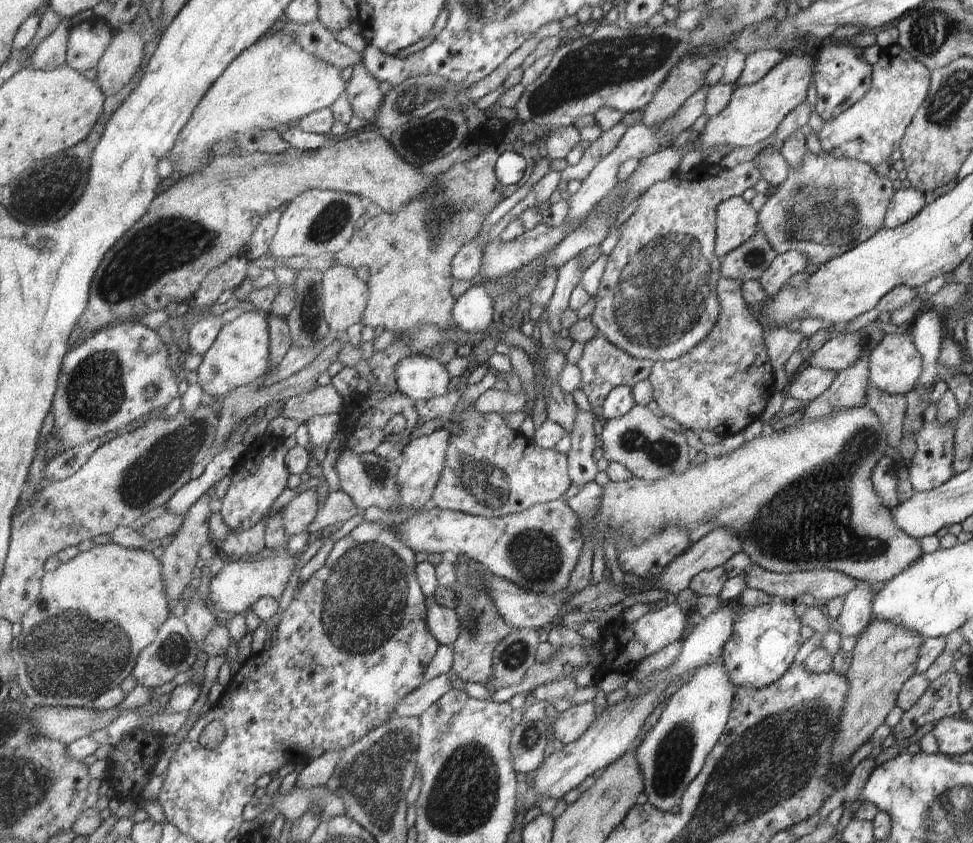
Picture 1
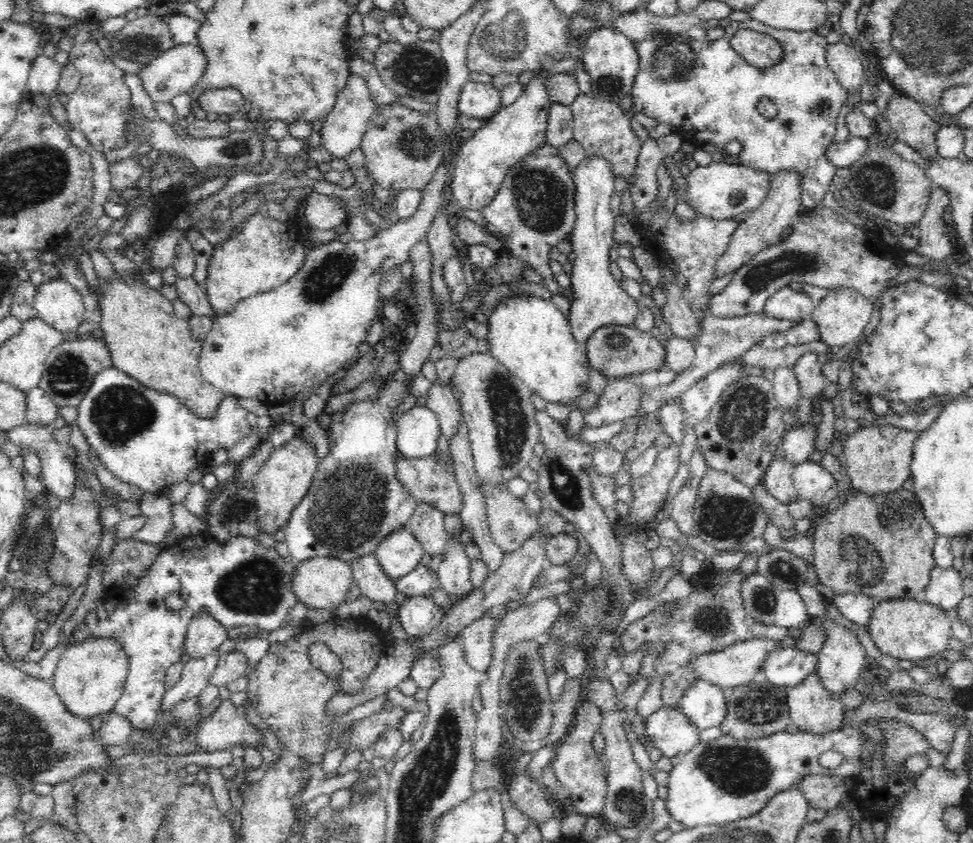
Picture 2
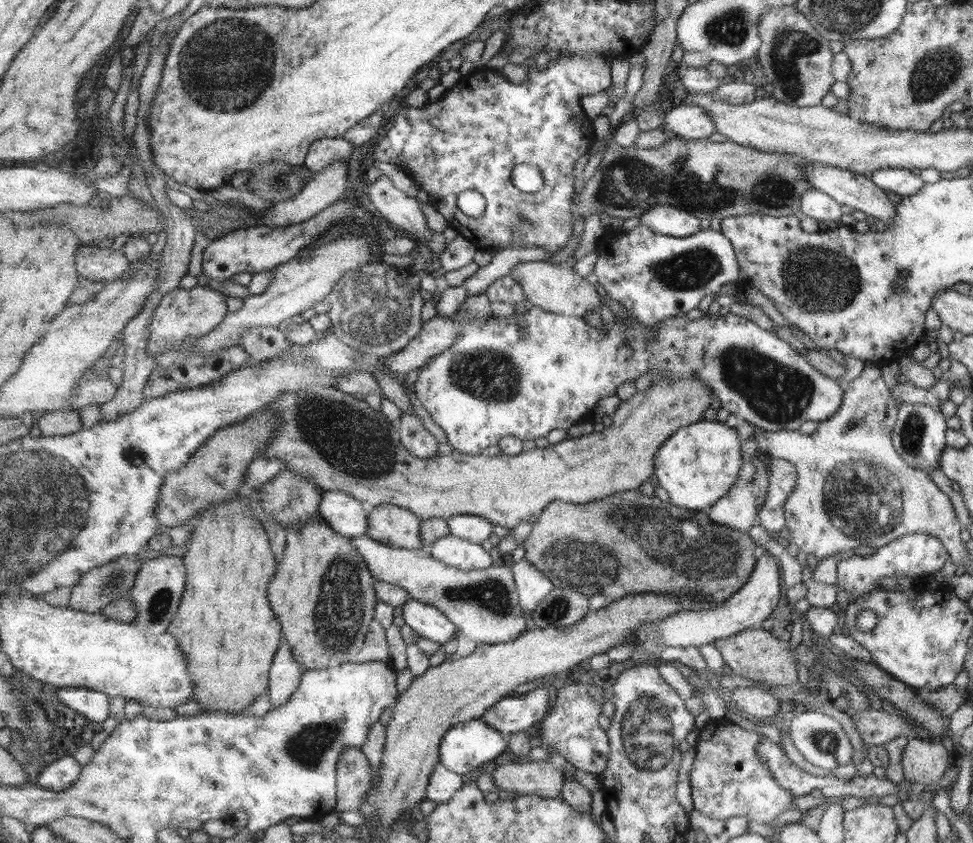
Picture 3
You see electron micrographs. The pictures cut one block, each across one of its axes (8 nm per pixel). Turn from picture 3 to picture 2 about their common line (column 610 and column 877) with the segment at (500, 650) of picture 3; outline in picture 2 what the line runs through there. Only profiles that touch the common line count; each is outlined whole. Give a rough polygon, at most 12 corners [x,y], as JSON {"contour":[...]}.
{"contour":[[892,598],[865,626],[874,646],[910,660],[949,648],[951,620],[938,605]]}

